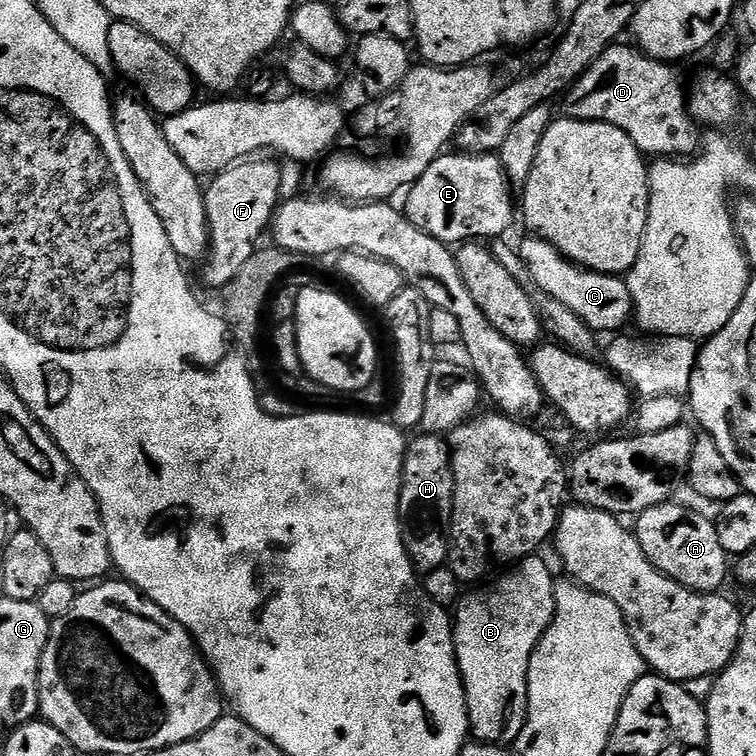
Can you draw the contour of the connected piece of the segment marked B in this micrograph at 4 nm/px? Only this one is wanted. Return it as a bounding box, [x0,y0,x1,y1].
[452,554,557,746]

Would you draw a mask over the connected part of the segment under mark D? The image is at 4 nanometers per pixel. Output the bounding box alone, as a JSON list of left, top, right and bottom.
[563,42,698,158]

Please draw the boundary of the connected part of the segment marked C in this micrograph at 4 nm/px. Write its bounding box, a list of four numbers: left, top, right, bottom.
[518,236,634,334]

